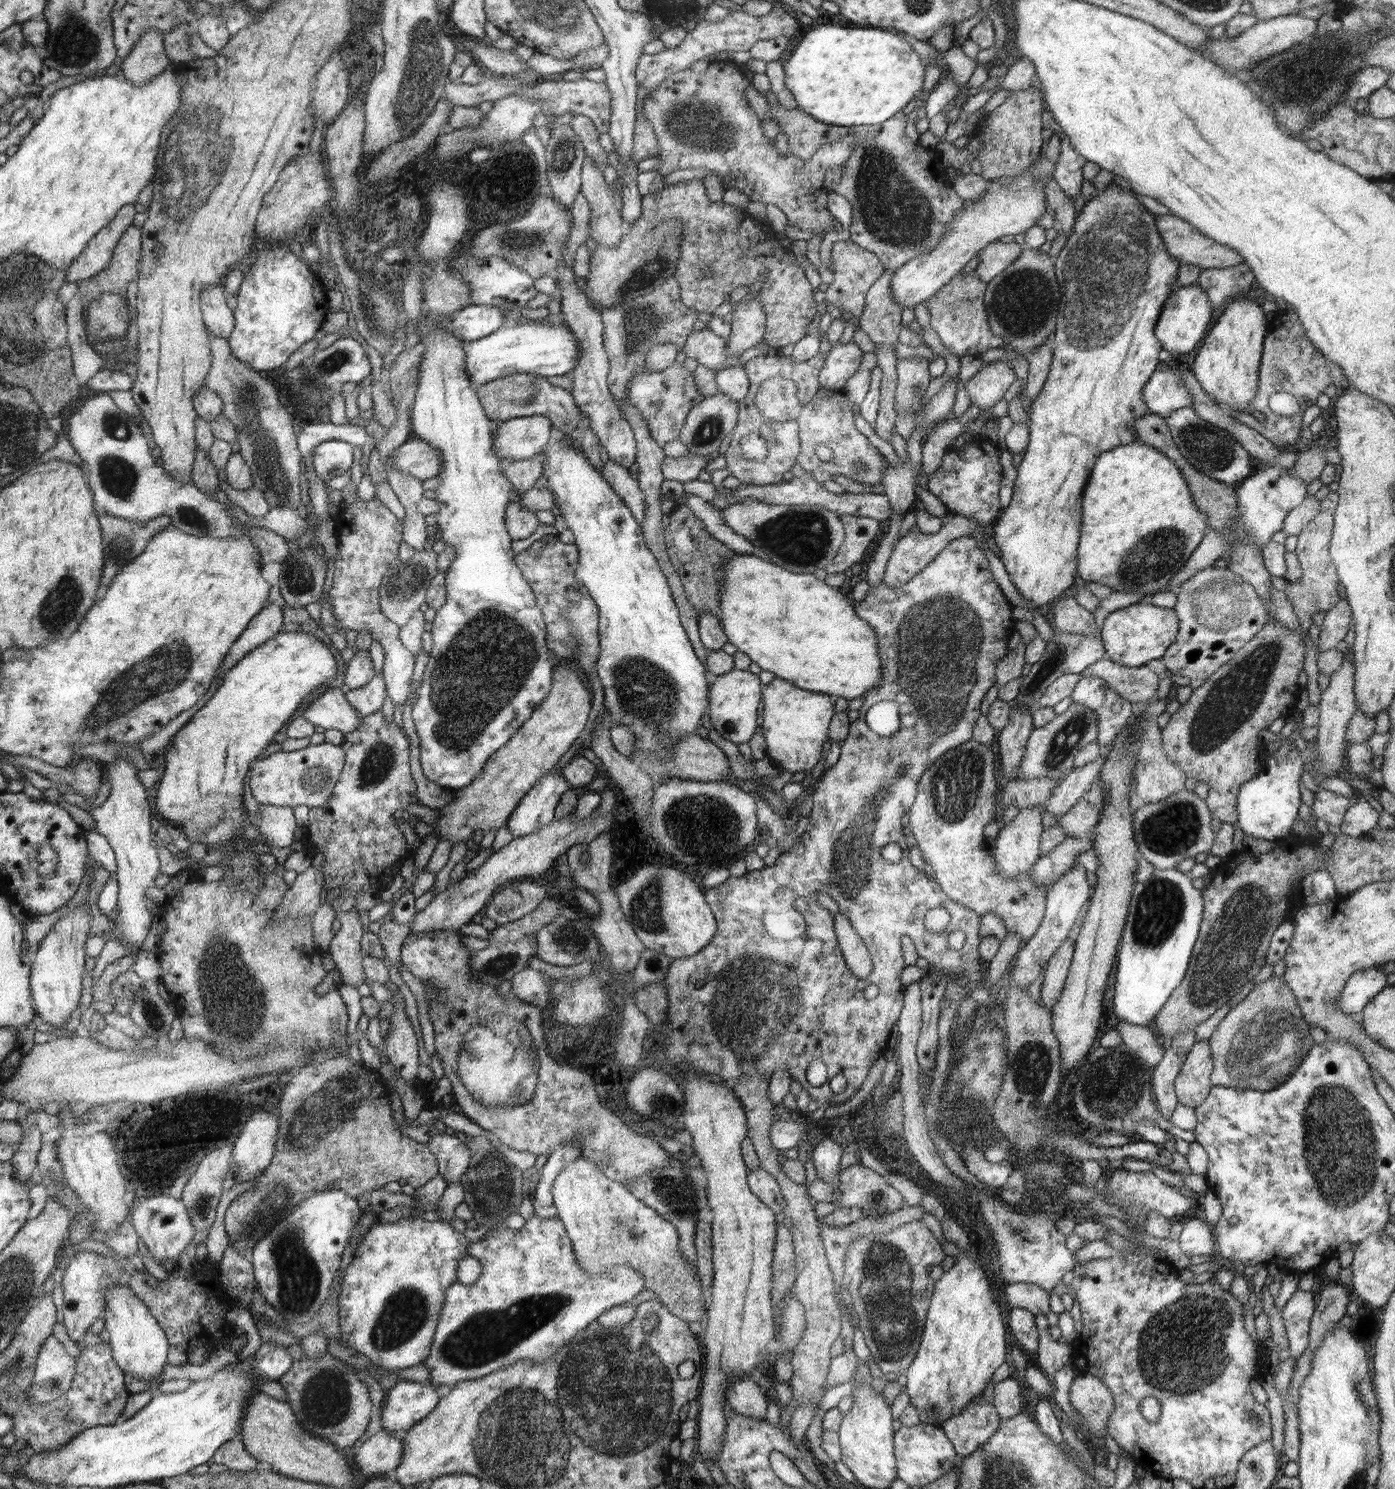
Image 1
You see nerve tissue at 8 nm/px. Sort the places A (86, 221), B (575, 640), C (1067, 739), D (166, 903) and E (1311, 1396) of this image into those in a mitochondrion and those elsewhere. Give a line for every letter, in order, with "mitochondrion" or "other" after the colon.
A: other
B: mitochondrion
C: mitochondrion
D: other
E: other

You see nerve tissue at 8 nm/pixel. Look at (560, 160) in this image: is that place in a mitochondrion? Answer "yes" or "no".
yes

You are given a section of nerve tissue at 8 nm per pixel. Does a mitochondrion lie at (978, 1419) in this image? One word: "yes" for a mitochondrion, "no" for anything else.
no

